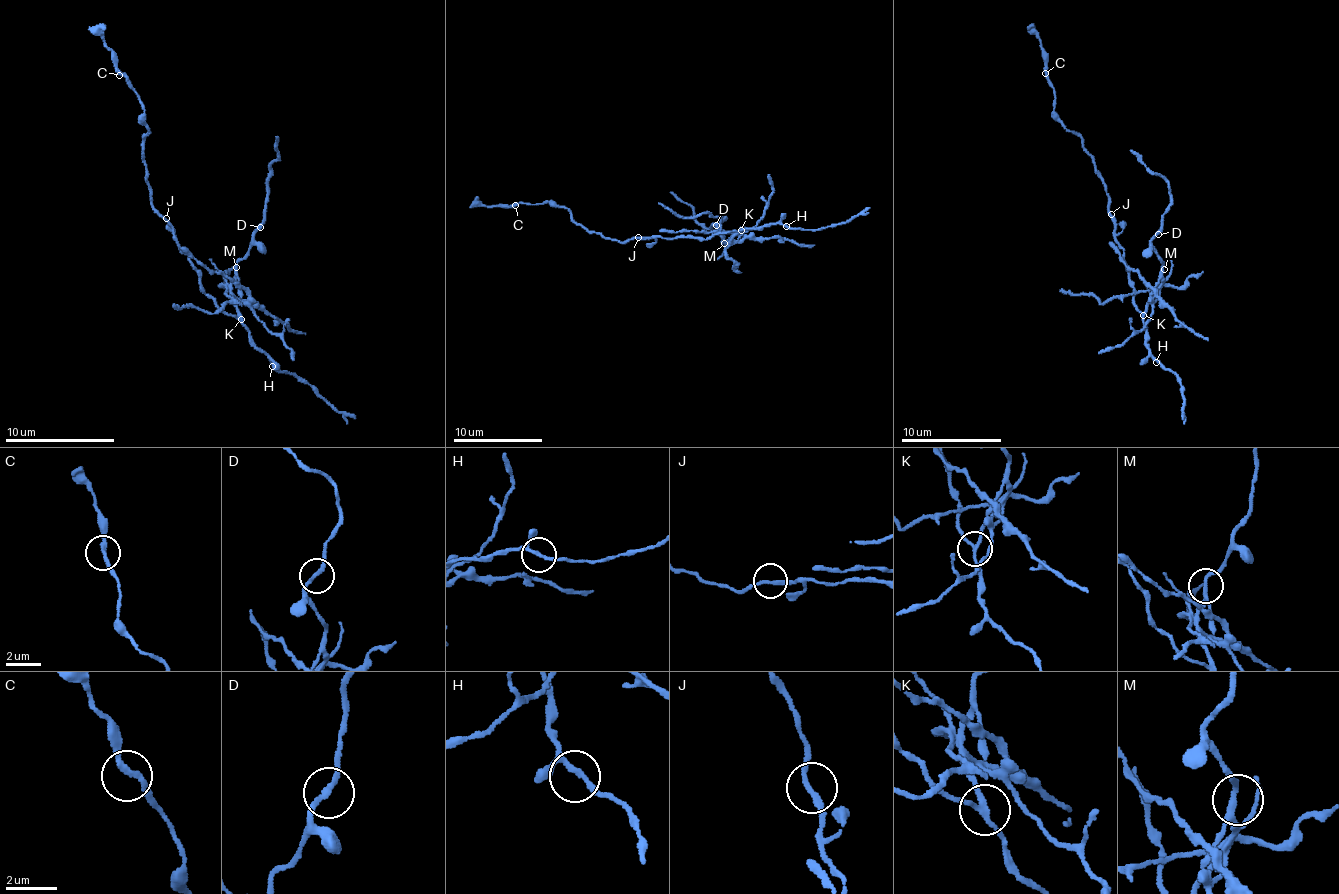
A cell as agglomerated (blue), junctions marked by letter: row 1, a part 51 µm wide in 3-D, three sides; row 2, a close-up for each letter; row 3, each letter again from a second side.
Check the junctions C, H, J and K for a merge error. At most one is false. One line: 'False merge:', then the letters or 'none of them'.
False merge: K

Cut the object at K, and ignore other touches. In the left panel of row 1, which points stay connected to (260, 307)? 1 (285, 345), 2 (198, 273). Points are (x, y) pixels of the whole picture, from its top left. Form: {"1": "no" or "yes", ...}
{"1": "yes", "2": "no"}

